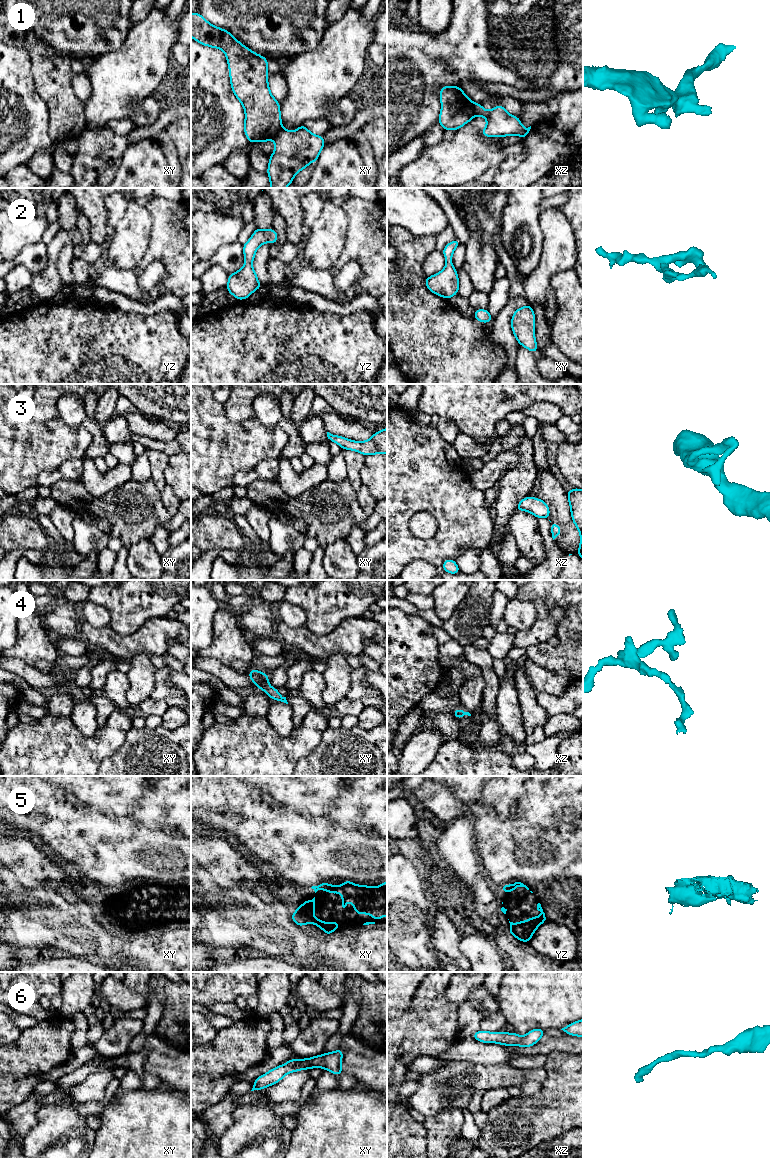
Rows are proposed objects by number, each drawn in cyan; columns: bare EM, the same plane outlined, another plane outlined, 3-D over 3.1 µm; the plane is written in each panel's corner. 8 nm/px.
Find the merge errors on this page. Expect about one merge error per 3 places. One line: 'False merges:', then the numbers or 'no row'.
False merges: 1

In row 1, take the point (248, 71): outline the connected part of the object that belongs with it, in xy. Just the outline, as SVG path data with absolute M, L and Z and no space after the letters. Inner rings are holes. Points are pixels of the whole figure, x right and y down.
M191 13L191 37L204 46L218 48L224 51L229 67L230 83L232 91L243 105L245 111L244 132L250 143L266 142L274 140L282 129L281 113L279 102L271 95L268 85L268 59L254 53L241 44L227 30L210 24L201 14Z

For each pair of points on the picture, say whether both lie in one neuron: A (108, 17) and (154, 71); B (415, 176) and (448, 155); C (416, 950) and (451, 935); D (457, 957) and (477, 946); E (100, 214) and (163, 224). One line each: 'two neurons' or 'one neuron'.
A: two neurons
B: one neuron
C: two neurons
D: two neurons
E: two neurons

